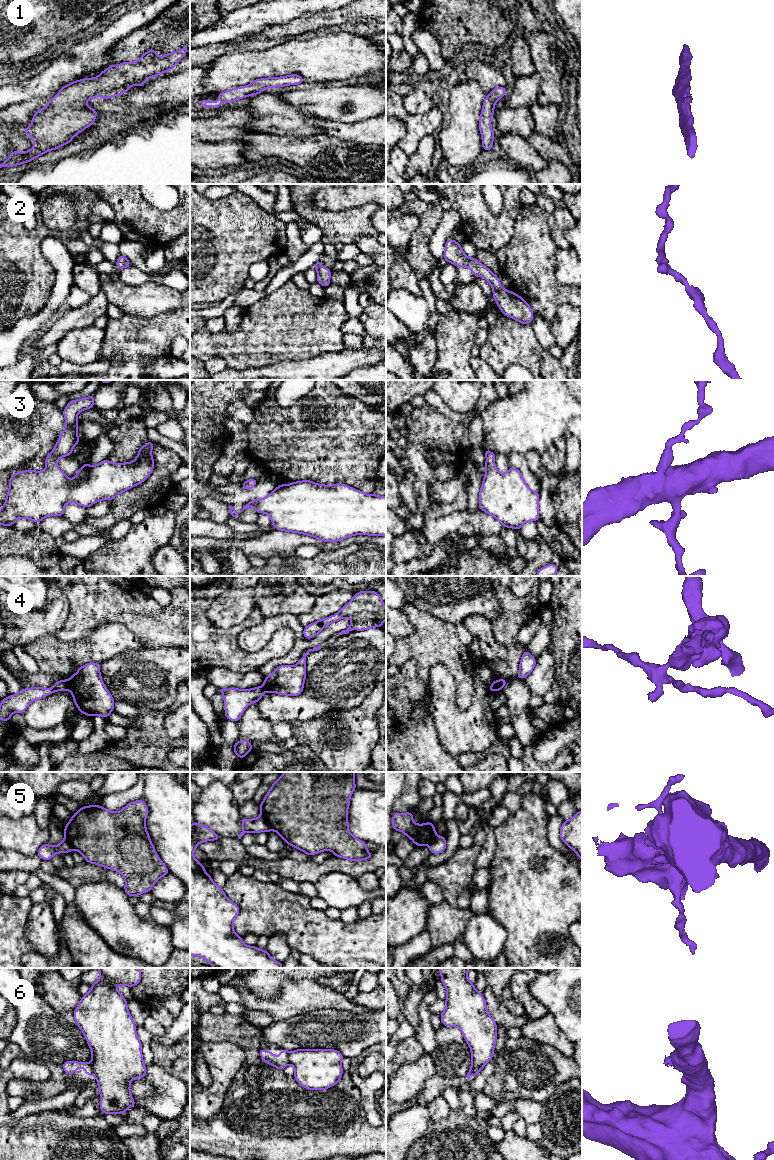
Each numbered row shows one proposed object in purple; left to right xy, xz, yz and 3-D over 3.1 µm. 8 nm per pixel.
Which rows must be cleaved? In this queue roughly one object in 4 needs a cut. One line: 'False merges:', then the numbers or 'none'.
False merges: 4, 5, 6

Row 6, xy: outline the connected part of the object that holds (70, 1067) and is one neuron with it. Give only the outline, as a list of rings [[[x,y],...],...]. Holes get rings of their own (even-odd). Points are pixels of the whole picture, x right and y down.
[[[66,1061],[62,1066],[66,1075],[74,1074],[79,1067],[82,1067],[88,1076],[95,1075],[89,1062]]]

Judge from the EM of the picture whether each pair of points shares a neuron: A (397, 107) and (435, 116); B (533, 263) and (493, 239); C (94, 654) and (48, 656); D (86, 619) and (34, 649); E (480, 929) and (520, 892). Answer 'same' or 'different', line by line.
A: different
B: different
C: same
D: different
E: different

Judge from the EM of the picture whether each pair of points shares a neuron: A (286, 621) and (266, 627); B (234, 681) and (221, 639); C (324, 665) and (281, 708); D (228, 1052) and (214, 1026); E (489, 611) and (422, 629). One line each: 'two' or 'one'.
A: one
B: two
C: one
D: two
E: two

